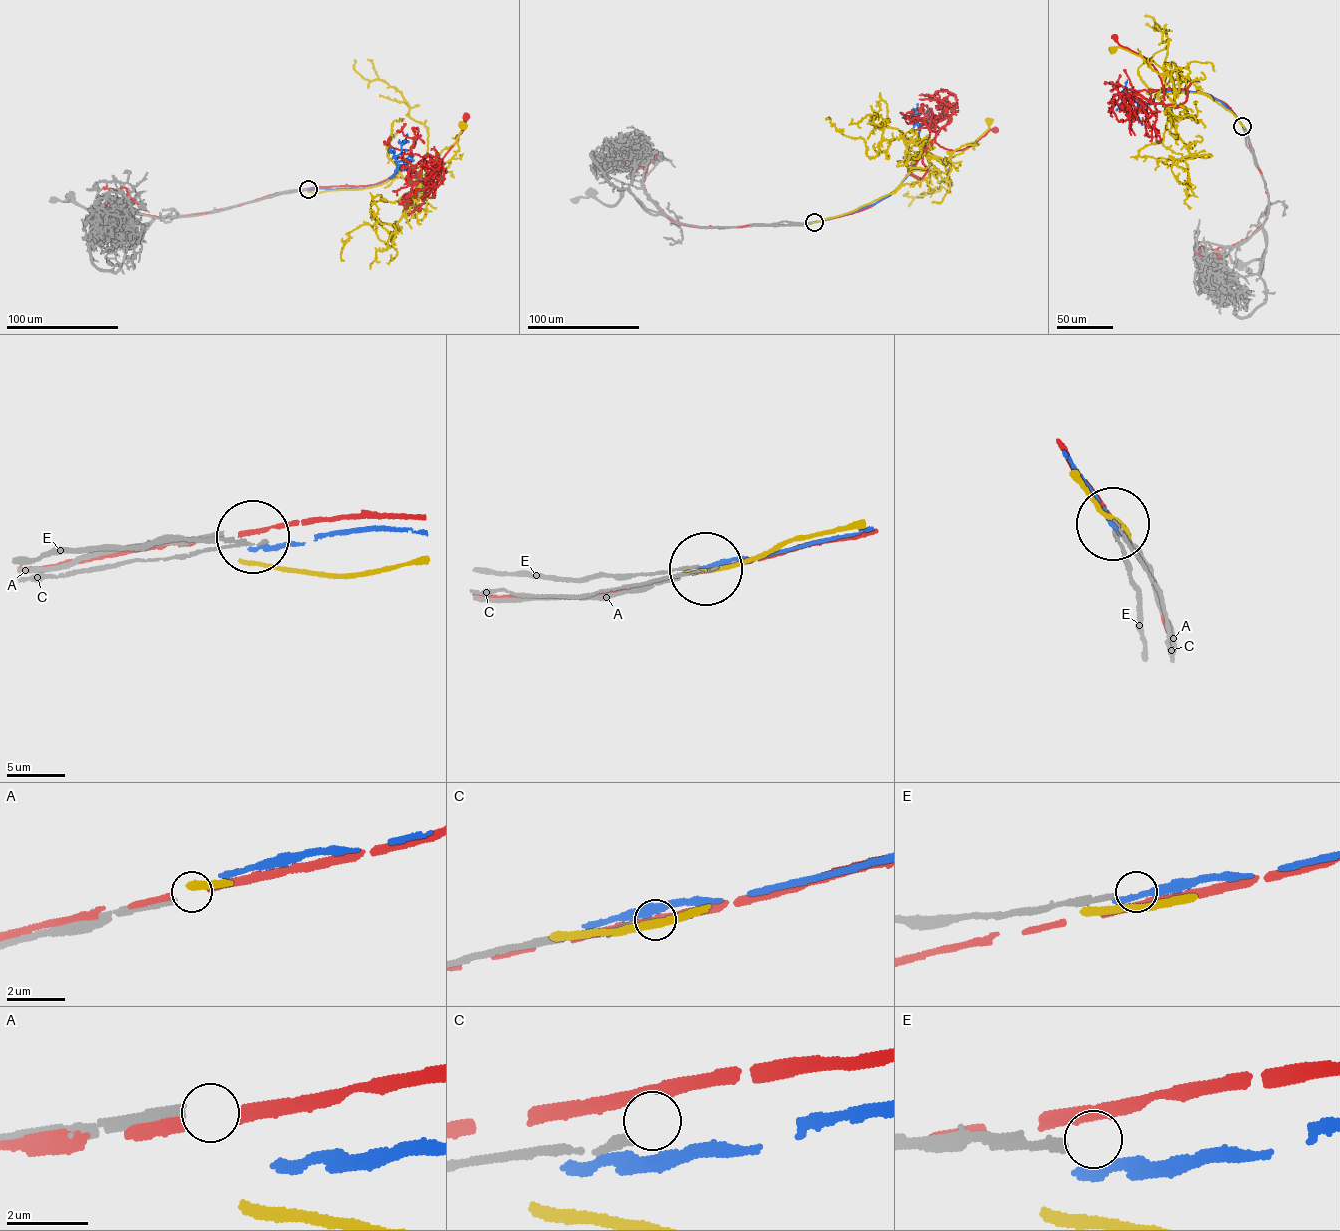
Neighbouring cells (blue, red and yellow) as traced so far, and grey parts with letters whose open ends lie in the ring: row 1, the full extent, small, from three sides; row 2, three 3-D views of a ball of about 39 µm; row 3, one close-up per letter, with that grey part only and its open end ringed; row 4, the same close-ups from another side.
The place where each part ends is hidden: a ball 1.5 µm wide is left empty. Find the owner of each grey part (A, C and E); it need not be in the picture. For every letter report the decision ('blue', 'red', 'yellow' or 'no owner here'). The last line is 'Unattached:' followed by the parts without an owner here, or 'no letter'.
A: no owner here
C: no owner here
E: no owner here
Unattached: A, C, E

